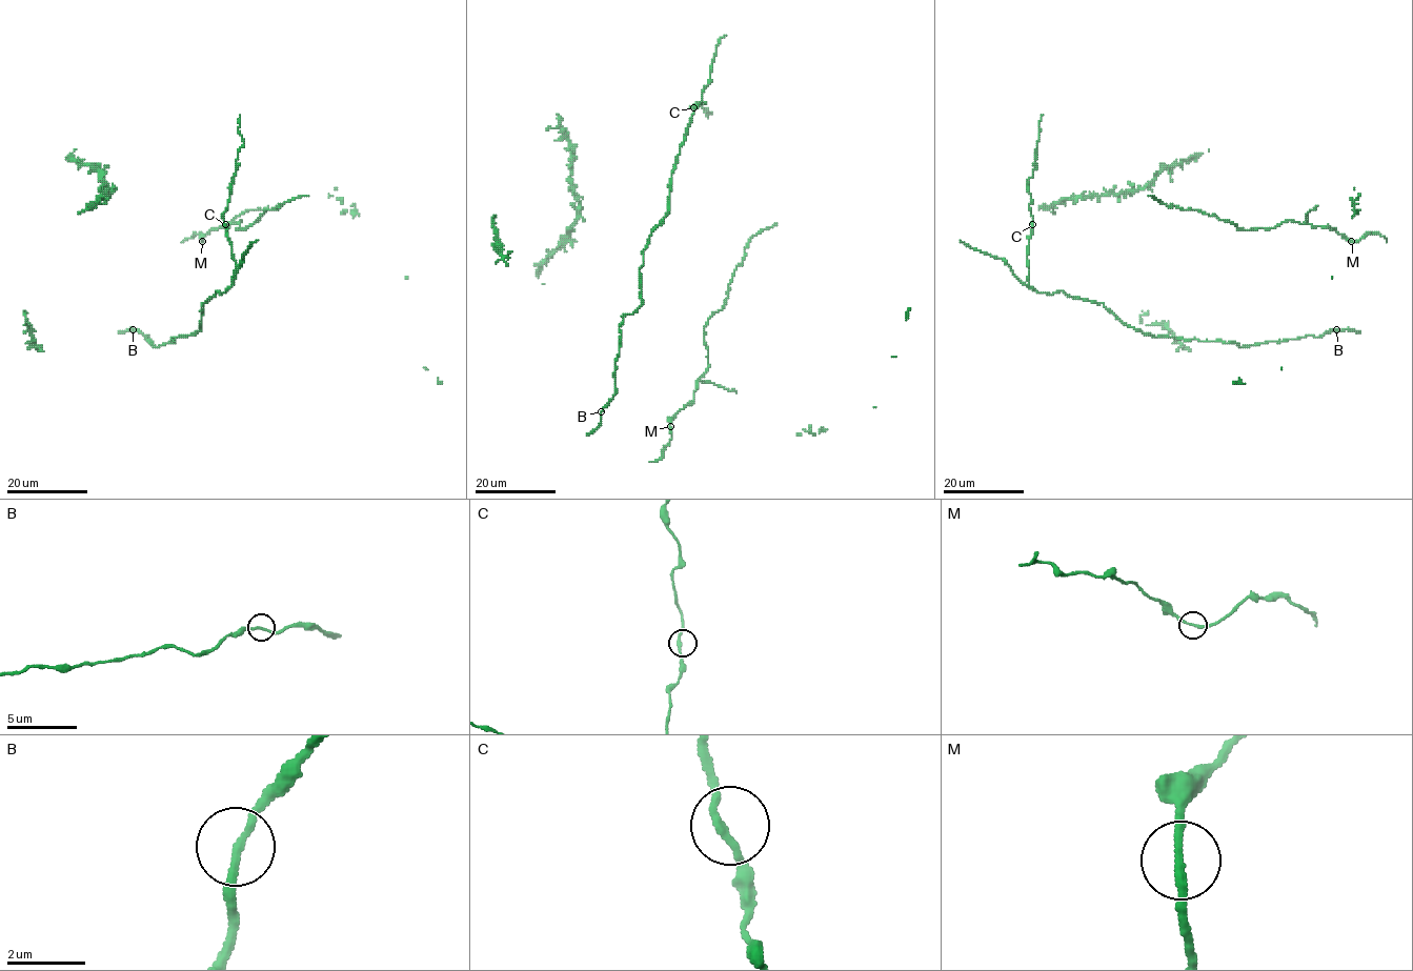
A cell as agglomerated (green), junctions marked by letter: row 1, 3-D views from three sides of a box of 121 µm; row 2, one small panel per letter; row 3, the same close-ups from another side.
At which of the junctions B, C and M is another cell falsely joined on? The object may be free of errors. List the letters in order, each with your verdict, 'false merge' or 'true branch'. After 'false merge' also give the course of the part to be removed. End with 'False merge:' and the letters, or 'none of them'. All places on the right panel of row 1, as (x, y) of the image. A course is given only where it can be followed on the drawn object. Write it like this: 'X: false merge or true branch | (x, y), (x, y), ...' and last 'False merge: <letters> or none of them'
B: true branch
C: true branch
M: true branch
False merge: none of them

